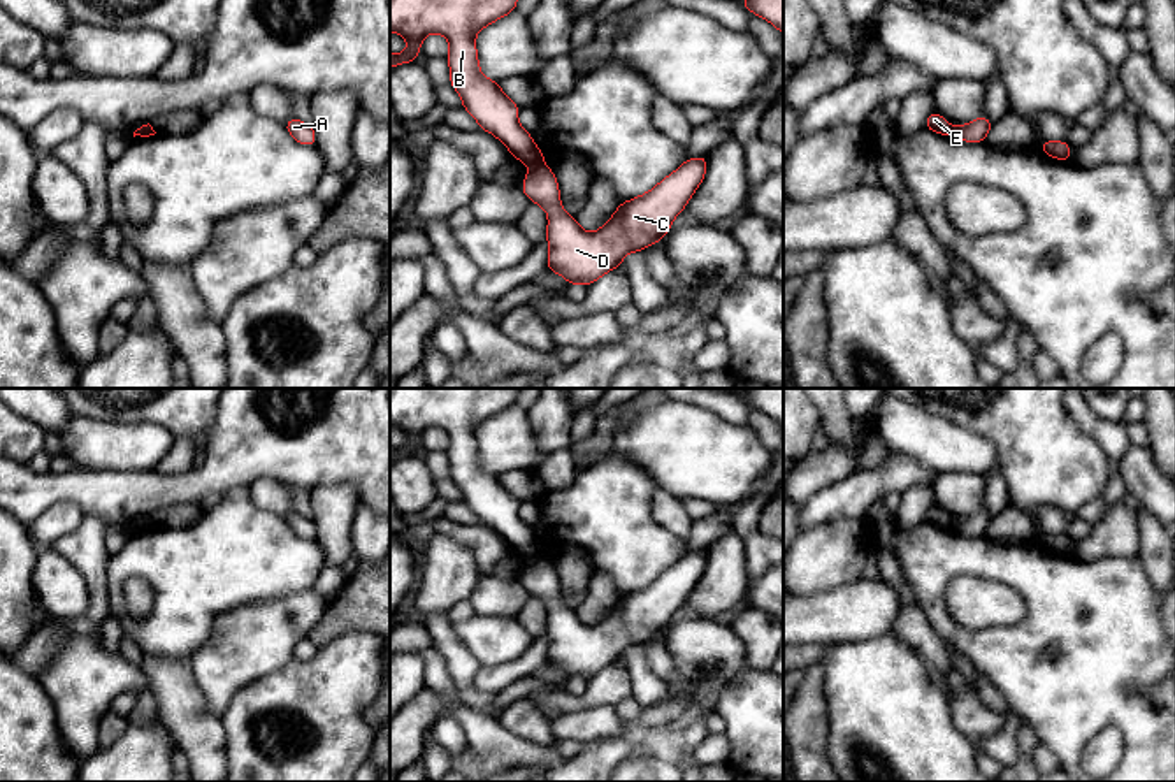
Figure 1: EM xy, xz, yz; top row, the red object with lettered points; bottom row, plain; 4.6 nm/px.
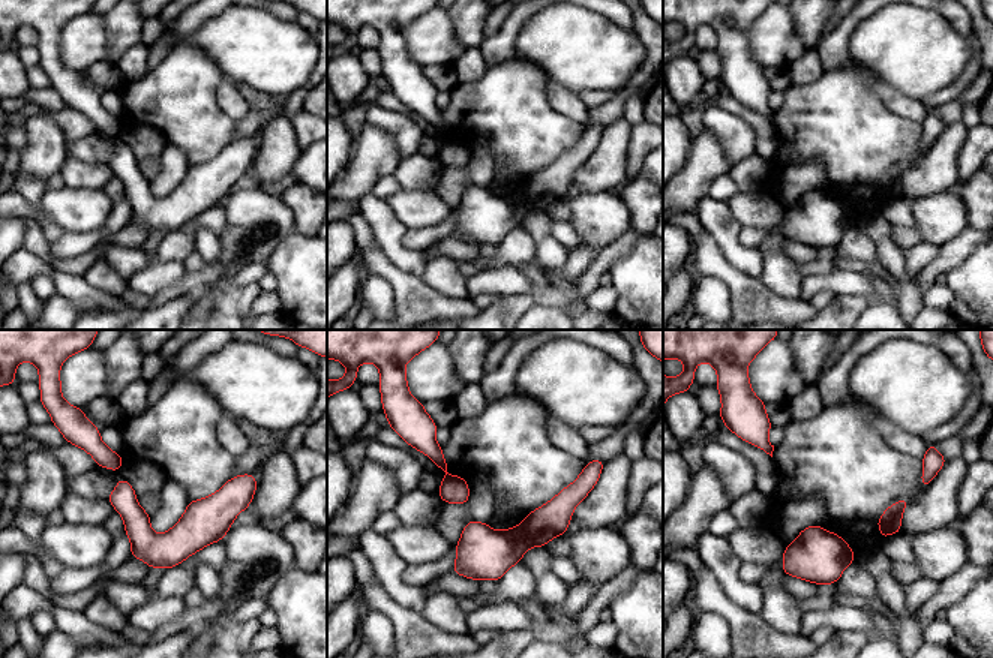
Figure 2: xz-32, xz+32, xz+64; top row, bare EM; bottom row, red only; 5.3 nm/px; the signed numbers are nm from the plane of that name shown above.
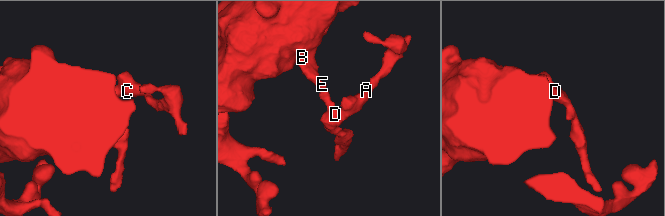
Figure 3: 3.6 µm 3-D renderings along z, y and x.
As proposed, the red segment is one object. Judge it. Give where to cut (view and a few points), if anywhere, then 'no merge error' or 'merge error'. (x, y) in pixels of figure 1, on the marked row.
cut in xz along (541, 160), (531, 166); merge error

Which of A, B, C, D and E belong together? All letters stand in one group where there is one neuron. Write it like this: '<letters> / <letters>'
A C D / B E

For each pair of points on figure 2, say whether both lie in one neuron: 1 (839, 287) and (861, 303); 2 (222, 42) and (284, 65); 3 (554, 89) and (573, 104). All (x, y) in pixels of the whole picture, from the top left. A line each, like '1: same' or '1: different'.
1: different
2: same
3: same

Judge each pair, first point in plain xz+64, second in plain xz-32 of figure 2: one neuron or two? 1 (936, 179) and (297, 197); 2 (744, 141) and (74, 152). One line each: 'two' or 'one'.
1: two
2: two

